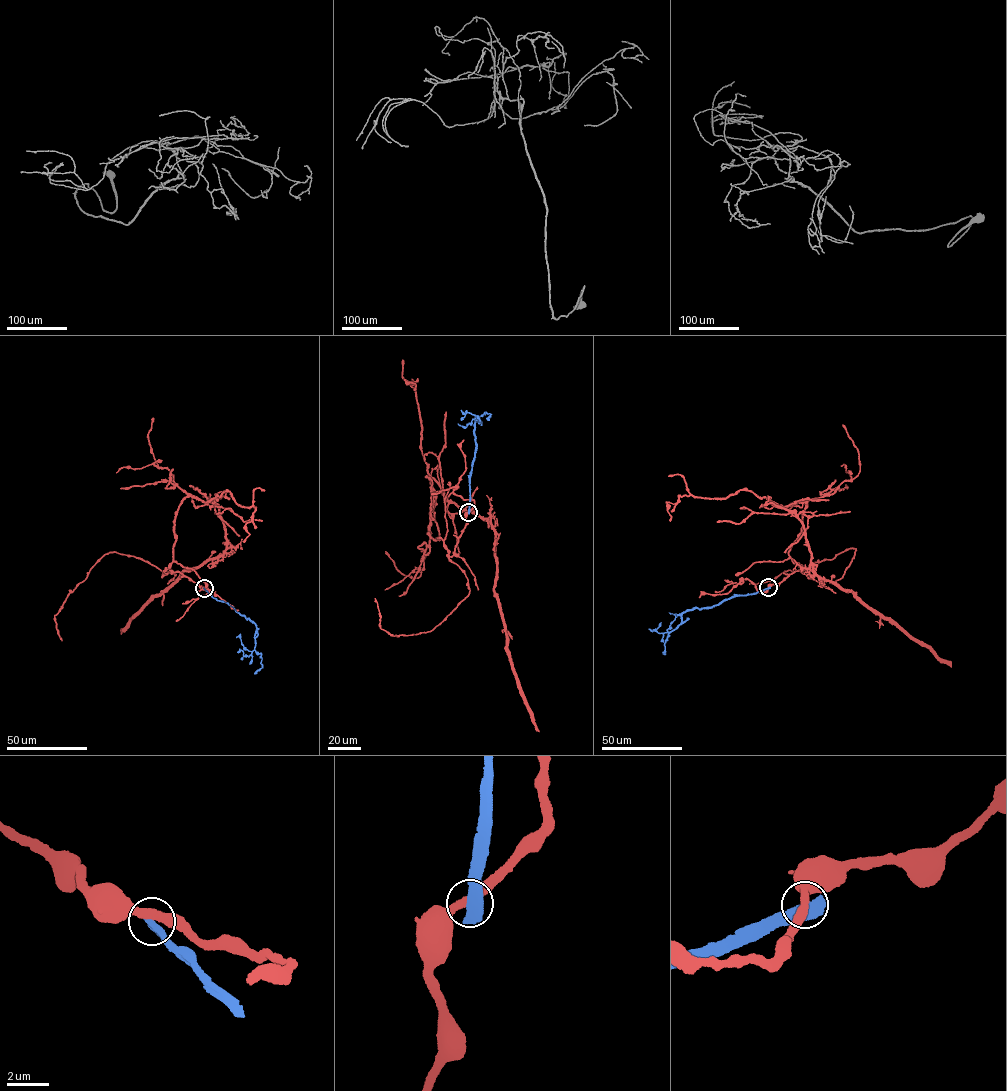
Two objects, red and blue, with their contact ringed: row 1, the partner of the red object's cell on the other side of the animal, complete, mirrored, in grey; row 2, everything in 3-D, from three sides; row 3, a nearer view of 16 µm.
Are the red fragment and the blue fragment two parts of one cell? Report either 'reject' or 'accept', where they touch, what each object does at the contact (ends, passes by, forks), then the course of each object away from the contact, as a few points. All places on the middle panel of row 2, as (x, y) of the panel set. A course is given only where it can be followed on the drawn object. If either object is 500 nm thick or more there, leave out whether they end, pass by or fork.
reject; place (468, 512); course red (468, 512), (449, 556), (441, 538), (427, 534), (431, 479), (448, 500), (491, 522), (494, 589), (539, 731); course blue (468, 512), (475, 455), (475, 421), (479, 423), (480, 420), (473, 419), (465, 427), (458, 423)

